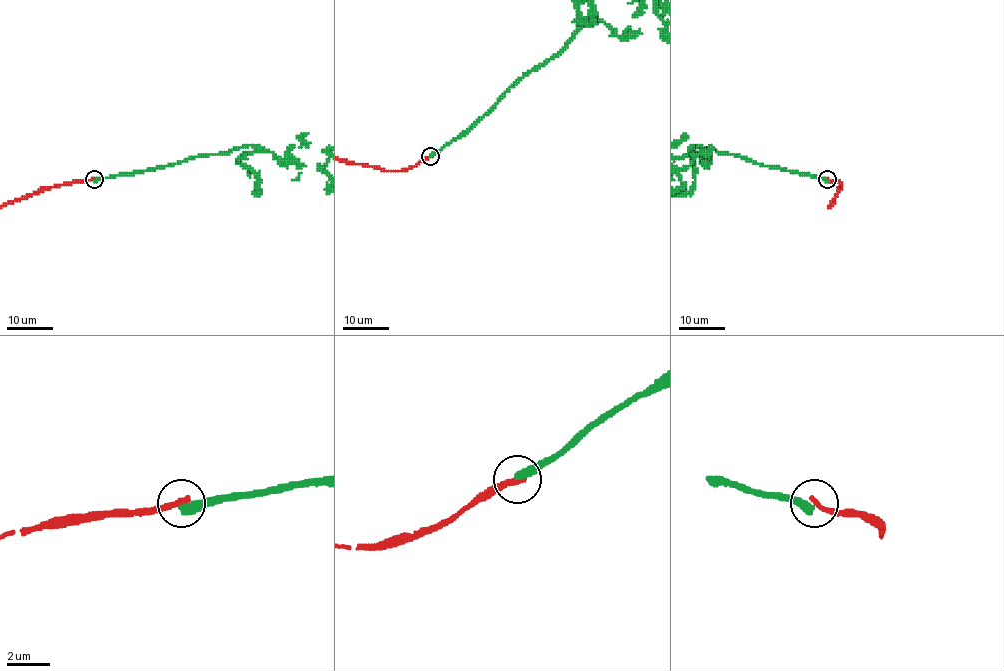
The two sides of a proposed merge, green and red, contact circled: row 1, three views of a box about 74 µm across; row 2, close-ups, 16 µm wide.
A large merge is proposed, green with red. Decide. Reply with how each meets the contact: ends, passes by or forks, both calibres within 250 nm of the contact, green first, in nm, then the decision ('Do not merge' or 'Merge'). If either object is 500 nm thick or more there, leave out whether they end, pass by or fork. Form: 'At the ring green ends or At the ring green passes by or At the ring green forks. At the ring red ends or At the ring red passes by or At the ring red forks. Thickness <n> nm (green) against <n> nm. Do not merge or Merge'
At the ring green ends. At the ring red ends. Thickness 400 nm (green) against 320 nm. Do not merge

